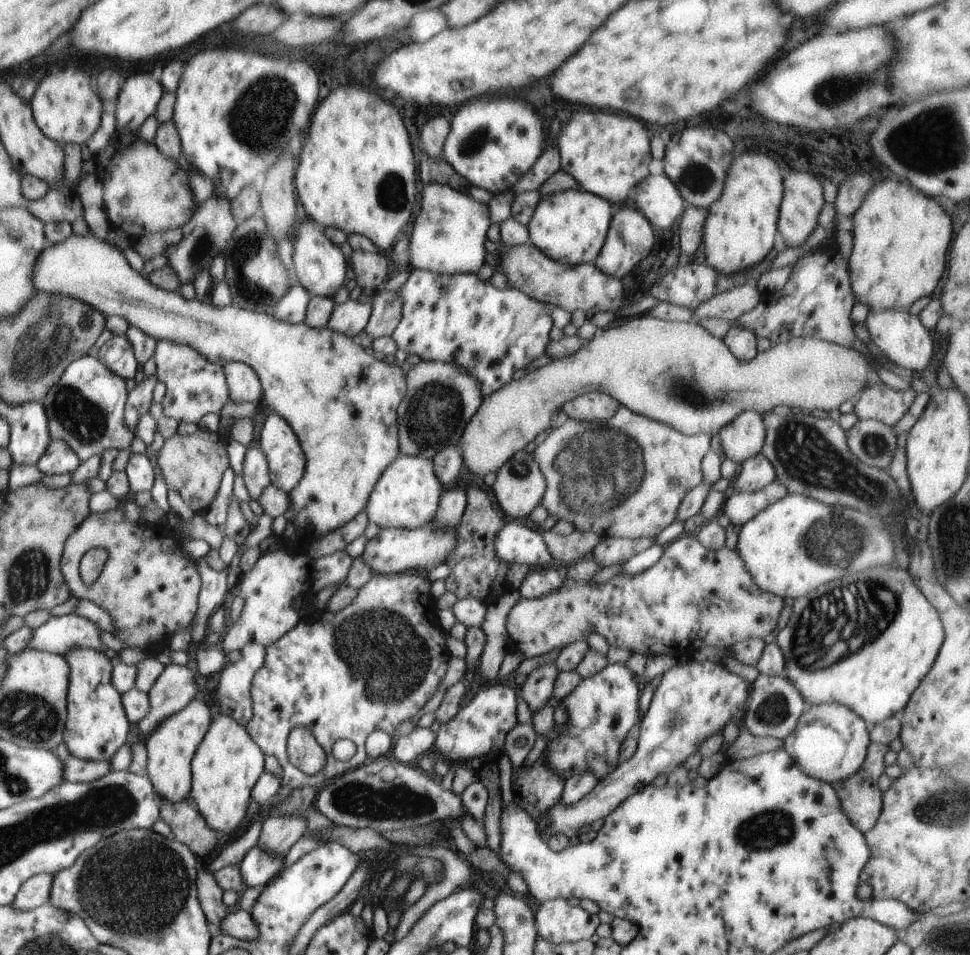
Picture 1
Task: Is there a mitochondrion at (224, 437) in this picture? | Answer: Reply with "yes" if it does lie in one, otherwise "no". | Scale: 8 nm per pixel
no

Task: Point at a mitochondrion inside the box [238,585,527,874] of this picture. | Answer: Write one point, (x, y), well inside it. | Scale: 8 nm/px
(386, 654)

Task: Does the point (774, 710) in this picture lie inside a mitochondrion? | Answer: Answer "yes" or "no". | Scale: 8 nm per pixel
yes

